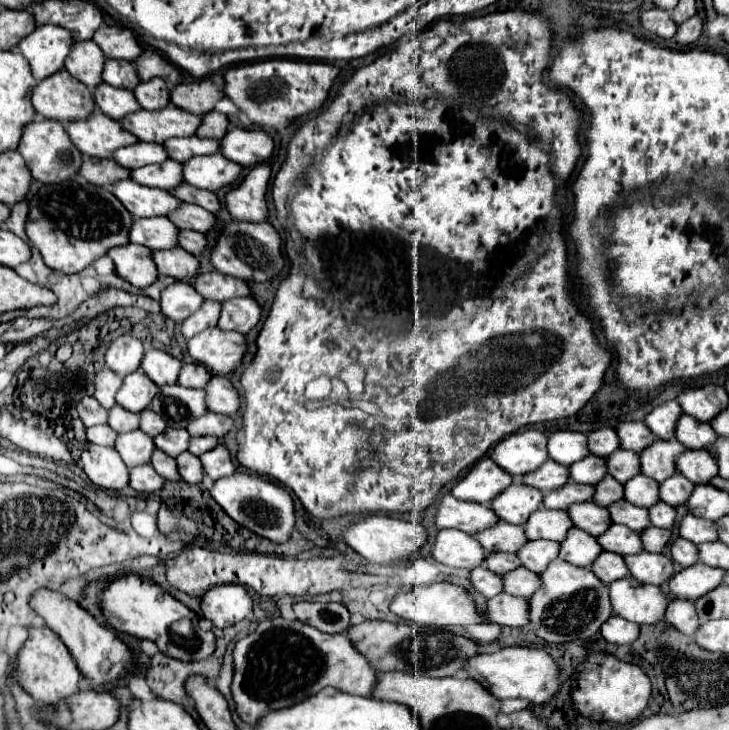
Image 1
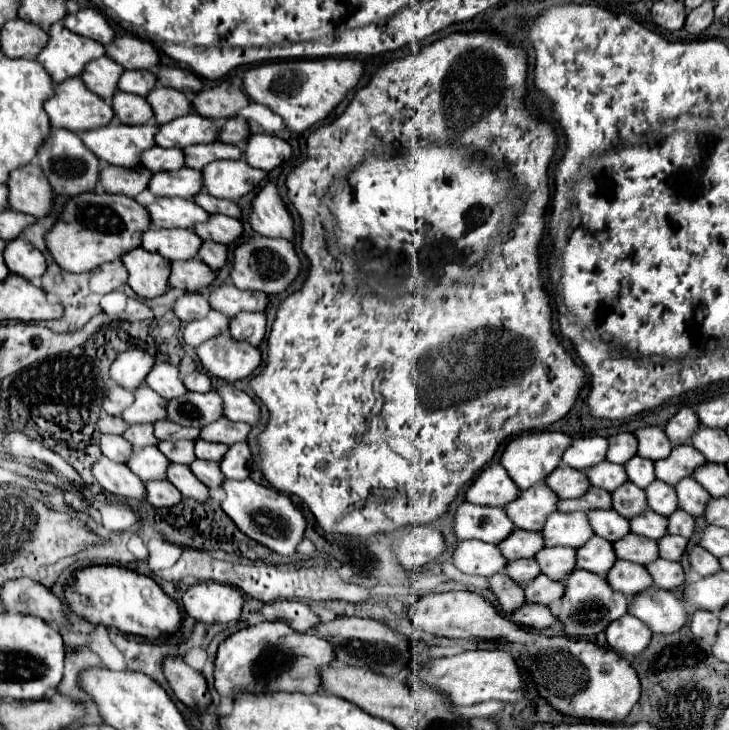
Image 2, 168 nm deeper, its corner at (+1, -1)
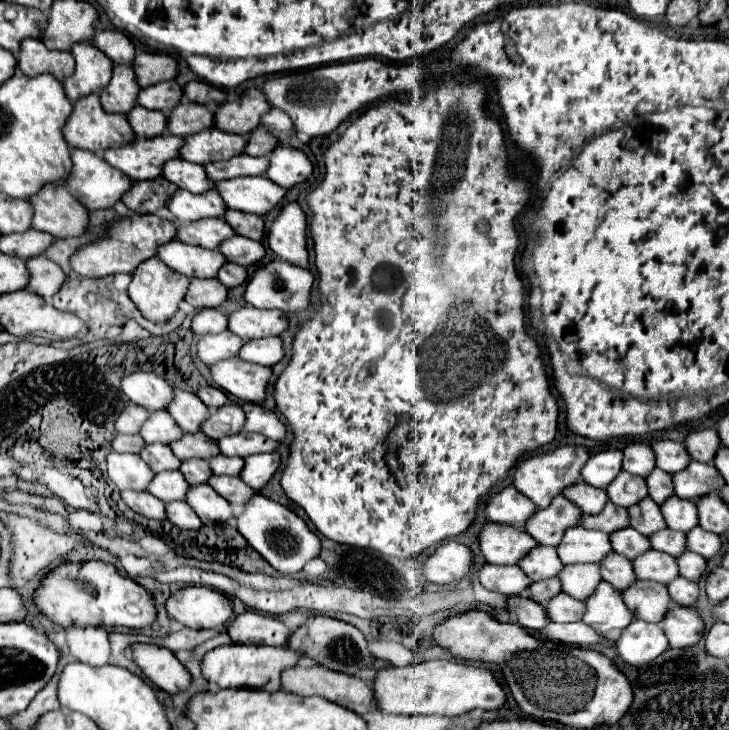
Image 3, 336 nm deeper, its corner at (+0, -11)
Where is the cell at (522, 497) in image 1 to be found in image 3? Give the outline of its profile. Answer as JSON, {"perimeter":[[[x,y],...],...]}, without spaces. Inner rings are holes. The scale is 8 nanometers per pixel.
{"perimeter":[[[555,496],[553,504],[549,504],[549,508],[537,510],[527,522],[525,522],[525,530],[539,542],[545,546],[557,546],[561,542],[563,532],[569,526],[577,526],[581,518],[579,508],[569,502],[563,496]]]}

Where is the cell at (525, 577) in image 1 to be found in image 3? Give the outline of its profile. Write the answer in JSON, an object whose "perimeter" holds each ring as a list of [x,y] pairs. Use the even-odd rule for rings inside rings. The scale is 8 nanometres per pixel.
{"perimeter":[[[563,592],[553,596],[553,600],[545,604],[545,614],[549,616],[551,622],[579,622],[583,612],[585,604]]]}

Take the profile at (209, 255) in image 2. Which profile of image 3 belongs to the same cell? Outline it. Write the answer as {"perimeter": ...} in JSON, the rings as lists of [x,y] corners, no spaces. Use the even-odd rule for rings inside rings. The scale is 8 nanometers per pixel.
{"perimeter":[[[231,262],[223,264],[221,270],[217,272],[217,280],[221,284],[225,284],[227,288],[233,288],[233,286],[243,284],[245,278],[247,278],[247,270],[243,266],[237,266],[237,264],[231,264]]]}

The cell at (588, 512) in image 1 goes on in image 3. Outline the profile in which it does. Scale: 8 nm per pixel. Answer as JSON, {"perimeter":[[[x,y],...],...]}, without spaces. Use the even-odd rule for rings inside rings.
{"perimeter":[[[621,528],[621,530],[617,530],[617,532],[609,534],[609,540],[611,540],[613,550],[617,554],[623,554],[629,560],[635,560],[639,554],[643,554],[645,550],[651,548],[647,536],[639,534],[633,528]]]}

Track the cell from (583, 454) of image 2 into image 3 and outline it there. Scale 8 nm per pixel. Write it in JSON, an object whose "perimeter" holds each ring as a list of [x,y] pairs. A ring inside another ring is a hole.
{"perimeter":[[[605,450],[593,454],[585,462],[585,468],[581,468],[583,482],[595,488],[605,488],[621,472],[621,460],[623,460],[621,450]]]}

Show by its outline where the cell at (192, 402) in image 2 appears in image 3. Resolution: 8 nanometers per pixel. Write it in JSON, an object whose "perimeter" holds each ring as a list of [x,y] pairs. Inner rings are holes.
{"perimeter":[[[225,404],[217,410],[211,410],[209,418],[201,424],[201,432],[213,440],[229,434],[237,434],[243,428],[245,414],[237,404]]]}

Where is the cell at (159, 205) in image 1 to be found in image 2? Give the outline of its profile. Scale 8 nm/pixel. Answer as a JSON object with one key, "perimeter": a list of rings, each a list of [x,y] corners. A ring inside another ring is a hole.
{"perimeter":[[[156,198],[146,208],[150,212],[152,226],[156,228],[194,230],[196,224],[208,222],[210,218],[210,214],[194,200],[182,200],[182,198]]]}

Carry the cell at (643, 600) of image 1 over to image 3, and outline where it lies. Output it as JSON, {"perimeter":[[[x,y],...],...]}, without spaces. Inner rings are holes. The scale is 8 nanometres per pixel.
{"perimeter":[[[677,604],[669,608],[669,612],[659,622],[659,626],[663,628],[669,640],[669,646],[673,648],[693,646],[699,642],[699,638],[703,638],[703,632],[705,632],[705,624],[699,618],[697,610],[677,606]]]}

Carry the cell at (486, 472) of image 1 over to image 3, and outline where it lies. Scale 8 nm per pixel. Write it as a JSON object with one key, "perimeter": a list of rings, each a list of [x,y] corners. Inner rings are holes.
{"perimeter":[[[505,486],[501,492],[493,494],[485,506],[485,516],[491,522],[523,526],[525,520],[537,510],[537,506],[525,498],[515,486]]]}

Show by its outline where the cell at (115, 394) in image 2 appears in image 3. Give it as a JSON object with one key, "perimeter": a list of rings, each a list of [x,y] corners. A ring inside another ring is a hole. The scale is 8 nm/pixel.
{"perimeter":[[[129,404],[115,420],[115,430],[121,434],[137,434],[149,412],[137,404]]]}

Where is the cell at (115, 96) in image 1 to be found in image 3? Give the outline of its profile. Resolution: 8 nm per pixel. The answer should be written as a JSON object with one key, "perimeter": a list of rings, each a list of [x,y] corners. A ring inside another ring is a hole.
{"perimeter":[[[135,106],[127,112],[127,120],[137,138],[153,138],[165,132],[167,116],[161,110],[147,110],[143,106]]]}

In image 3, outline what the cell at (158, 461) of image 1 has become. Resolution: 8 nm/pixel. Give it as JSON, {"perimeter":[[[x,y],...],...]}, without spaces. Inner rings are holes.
{"perimeter":[[[209,484],[189,486],[185,502],[195,510],[203,524],[223,524],[233,518],[231,506]]]}

